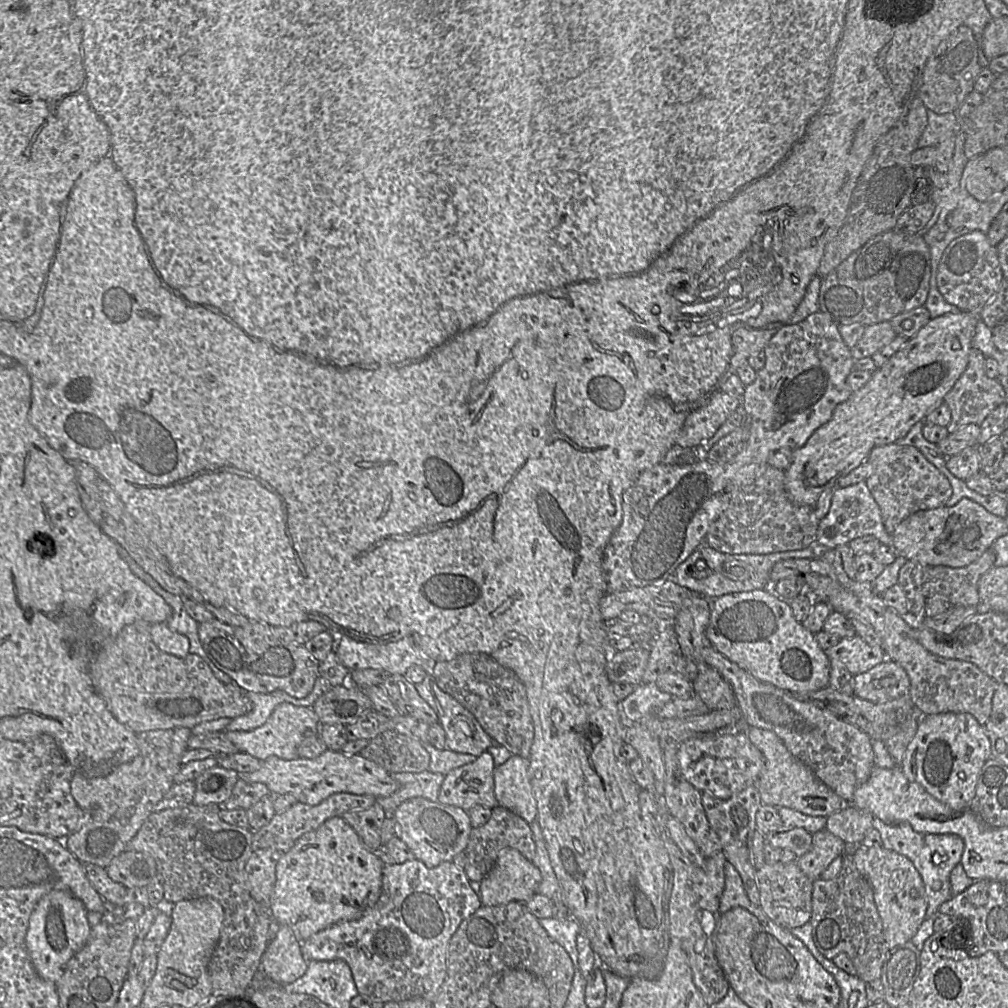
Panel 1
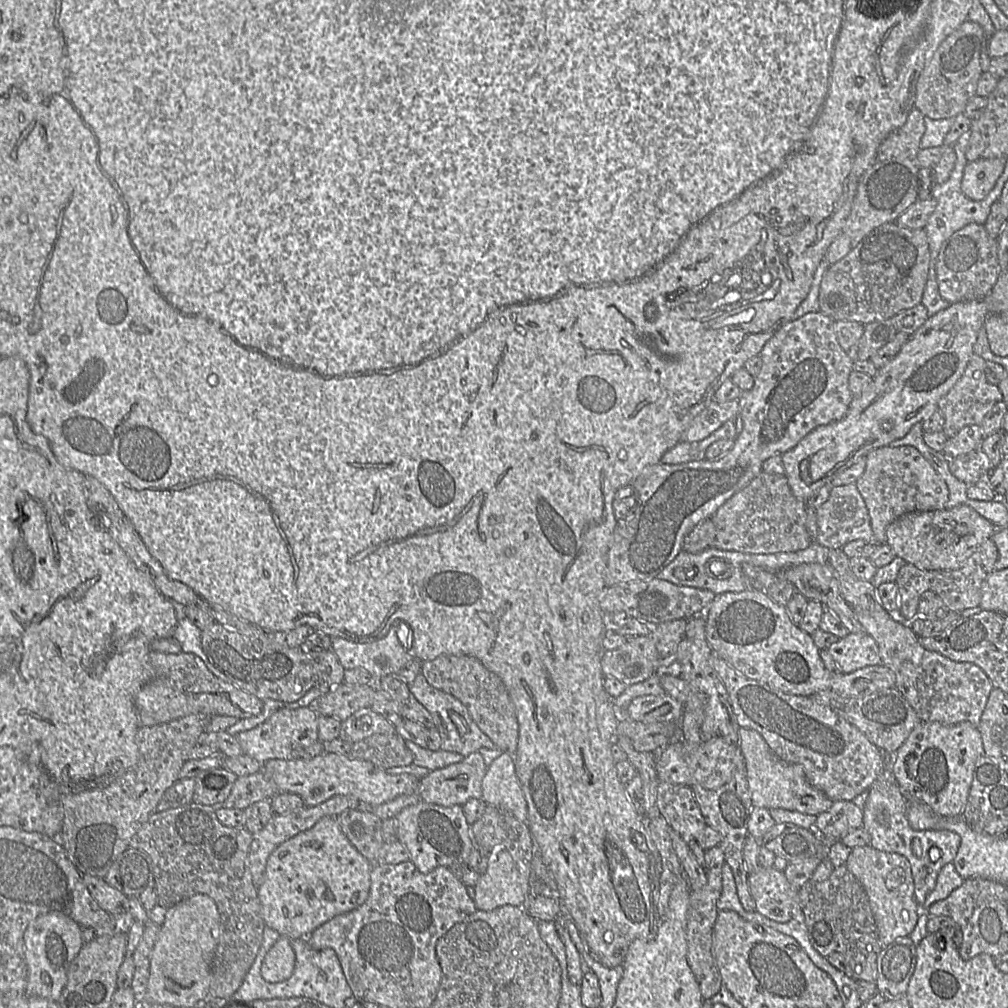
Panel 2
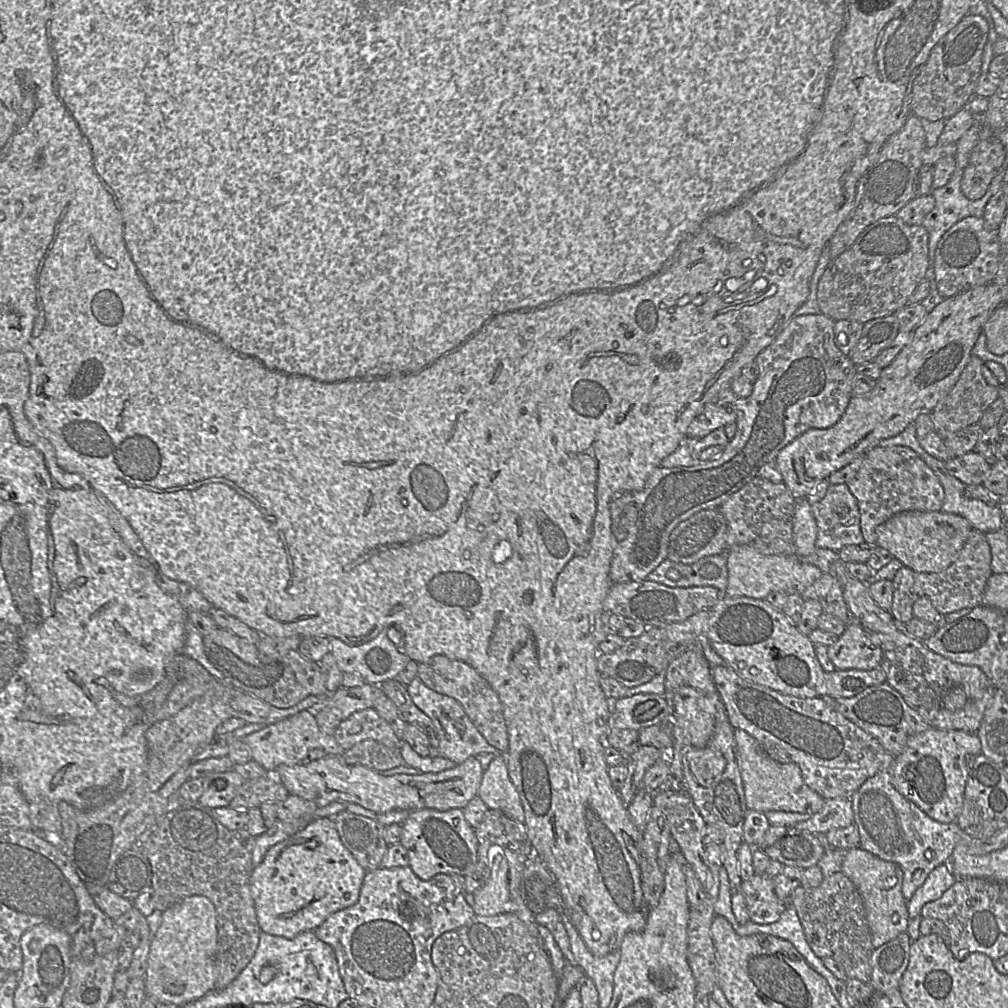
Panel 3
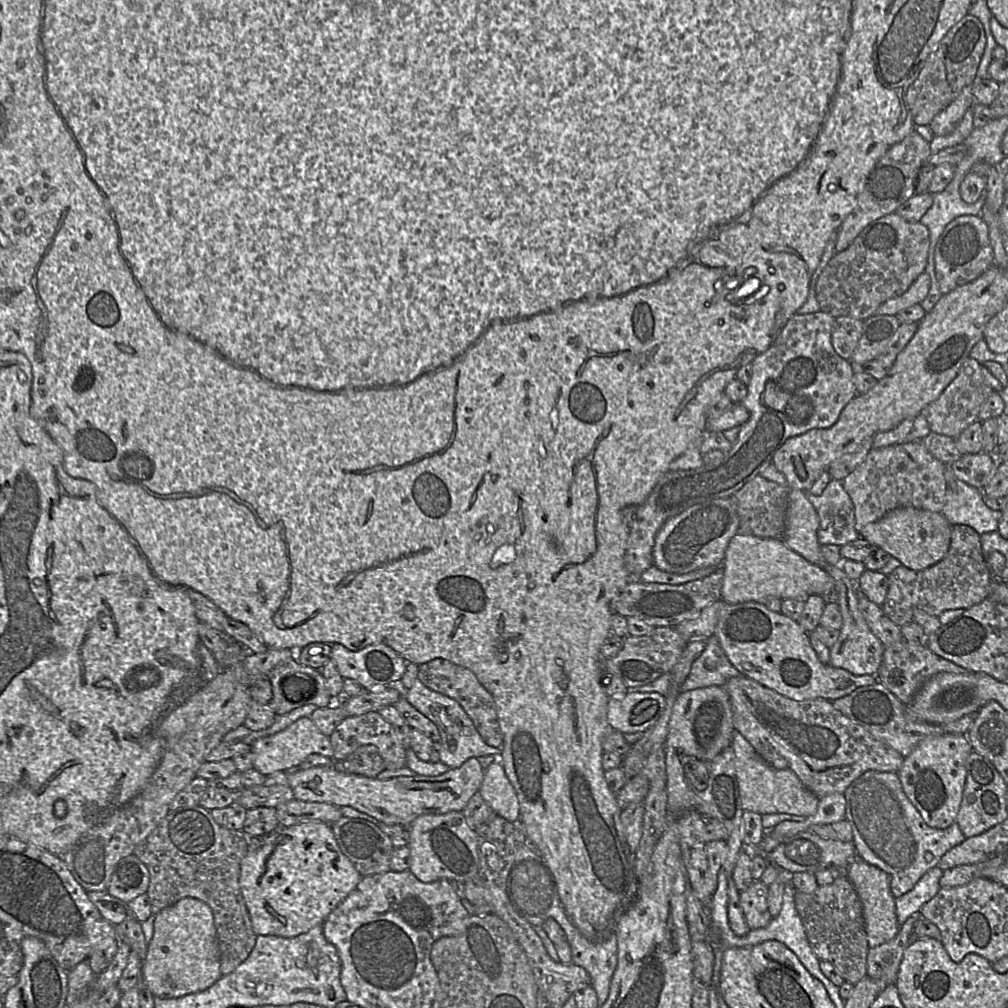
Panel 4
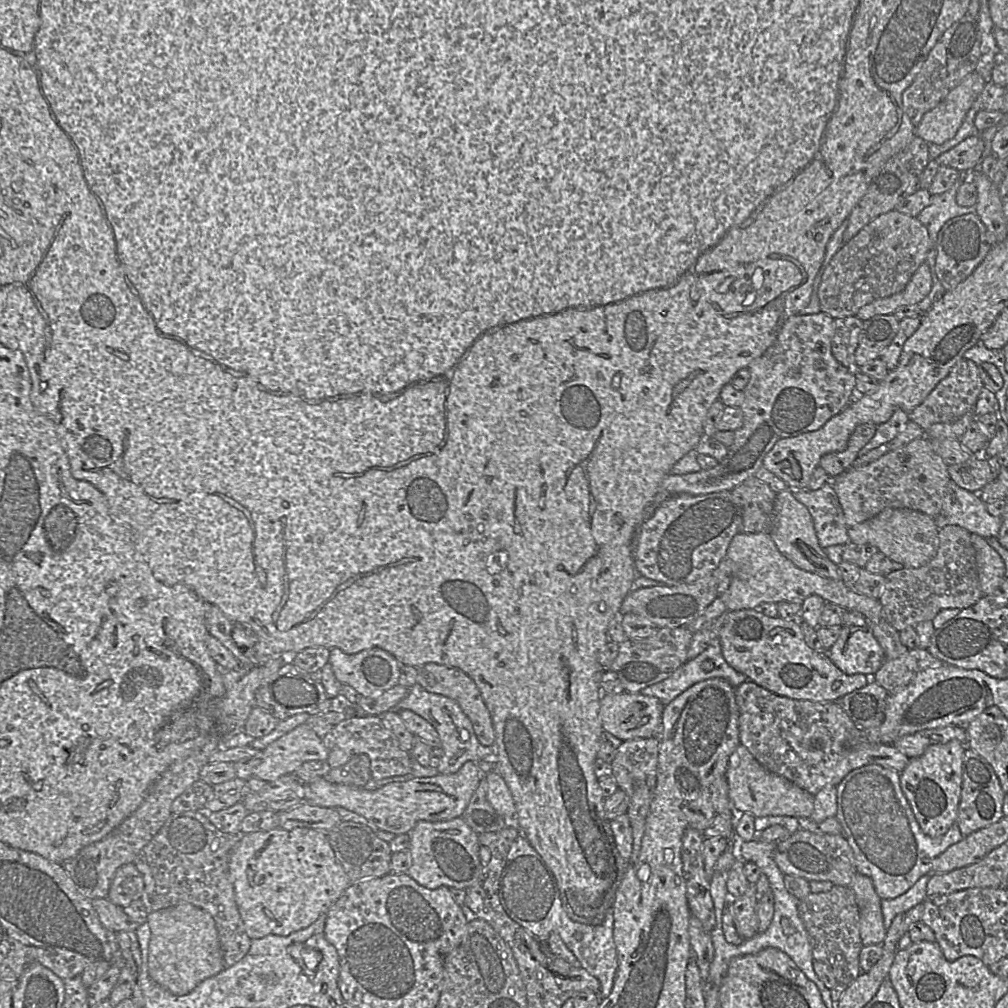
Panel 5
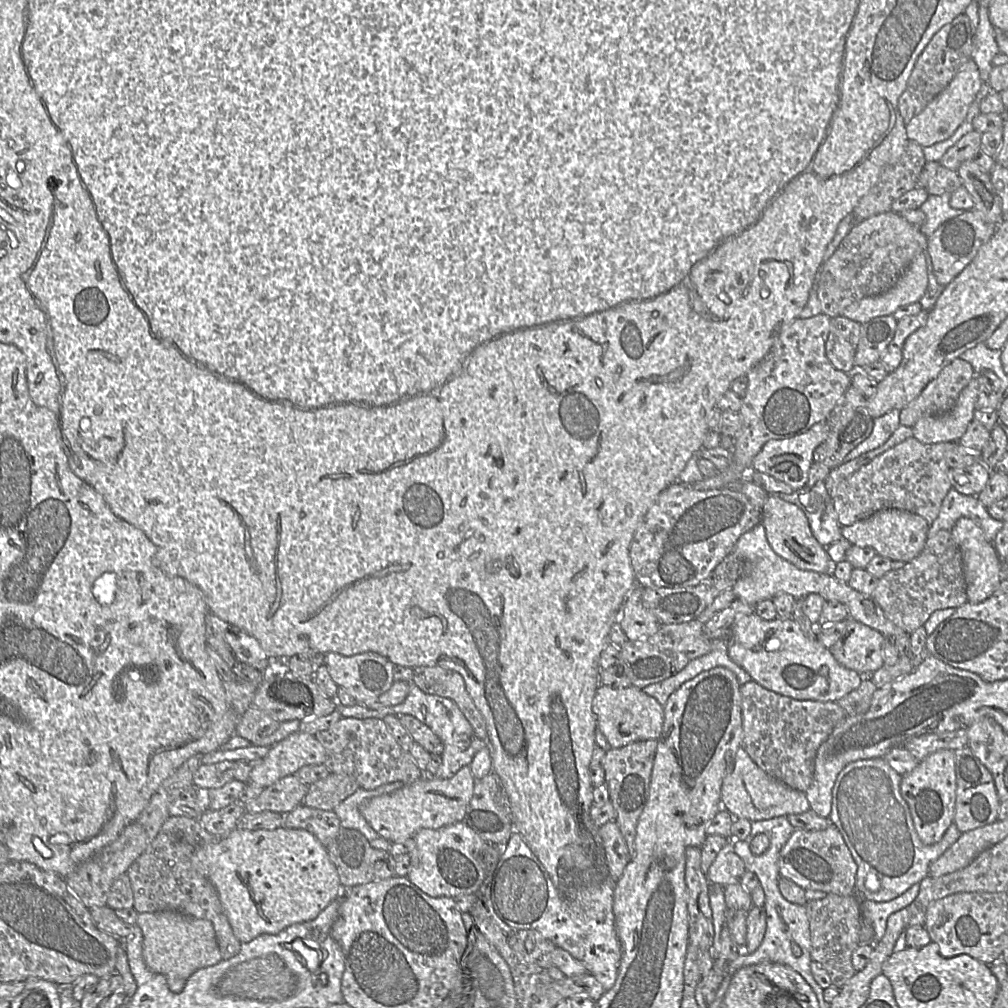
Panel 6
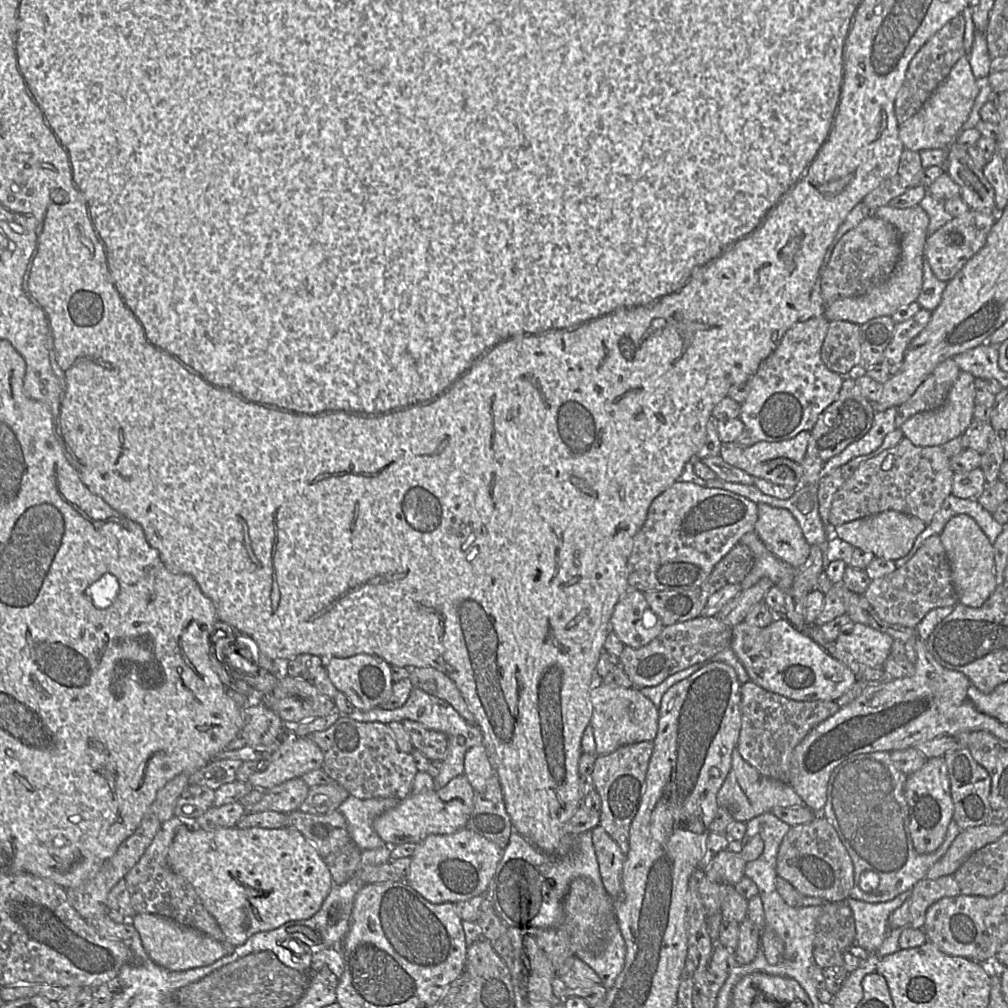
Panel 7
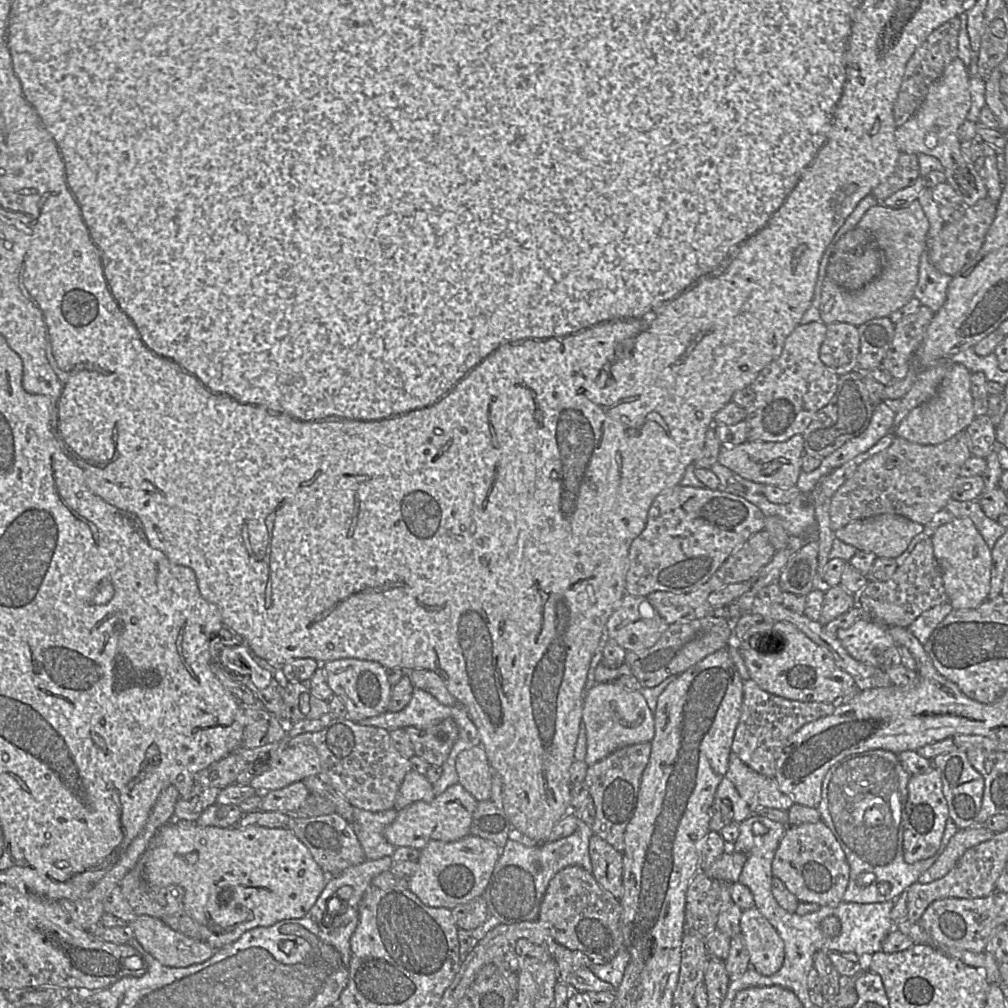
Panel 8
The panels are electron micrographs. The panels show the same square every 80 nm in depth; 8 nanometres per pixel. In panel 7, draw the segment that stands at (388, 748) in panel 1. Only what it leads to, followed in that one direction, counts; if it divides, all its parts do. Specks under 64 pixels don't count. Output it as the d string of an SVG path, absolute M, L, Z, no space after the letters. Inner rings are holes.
M336 782L310 787L299 809L308 814L327 814L338 809L349 796L347 790Z

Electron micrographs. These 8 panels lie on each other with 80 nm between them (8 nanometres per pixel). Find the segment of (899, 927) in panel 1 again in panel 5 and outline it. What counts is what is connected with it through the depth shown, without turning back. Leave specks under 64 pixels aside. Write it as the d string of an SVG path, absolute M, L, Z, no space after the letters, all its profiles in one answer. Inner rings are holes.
M855 873L851 883L860 911L860 936L864 945L883 944L887 929L877 894L870 877Z

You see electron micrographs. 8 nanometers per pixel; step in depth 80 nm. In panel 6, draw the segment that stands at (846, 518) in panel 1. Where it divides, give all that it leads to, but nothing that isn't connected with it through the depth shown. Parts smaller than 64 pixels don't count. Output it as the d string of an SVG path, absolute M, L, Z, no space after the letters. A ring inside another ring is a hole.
M824 481L817 482L812 488L808 488L805 485L803 488L793 491L791 494L780 493L770 495L776 495L777 497L799 507L808 520L813 537L821 546L826 548L828 545L843 538L841 534L841 525L834 509L833 499L828 494Z

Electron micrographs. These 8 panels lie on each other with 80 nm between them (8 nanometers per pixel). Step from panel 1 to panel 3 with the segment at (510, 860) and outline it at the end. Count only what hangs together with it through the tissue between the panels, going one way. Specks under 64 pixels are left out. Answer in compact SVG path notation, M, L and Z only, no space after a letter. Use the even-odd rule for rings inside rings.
M496 855L489 878L473 893L475 915L492 916L518 910L518 905L511 901L508 873L509 865L505 856Z

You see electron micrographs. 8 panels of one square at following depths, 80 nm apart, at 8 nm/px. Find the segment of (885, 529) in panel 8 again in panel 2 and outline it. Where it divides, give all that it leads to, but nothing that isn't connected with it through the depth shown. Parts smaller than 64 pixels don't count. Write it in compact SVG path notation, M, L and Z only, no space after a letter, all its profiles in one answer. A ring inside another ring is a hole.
M967 505L952 509L910 512L886 528L886 543L897 557L923 570L960 568L976 549L991 539L996 527Z

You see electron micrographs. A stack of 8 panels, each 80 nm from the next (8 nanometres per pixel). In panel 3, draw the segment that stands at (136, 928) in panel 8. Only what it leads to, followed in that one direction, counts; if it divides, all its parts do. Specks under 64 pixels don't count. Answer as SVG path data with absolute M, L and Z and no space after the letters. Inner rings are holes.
M192 895L162 912L162 922L151 938L146 994L165 1004L181 1005L201 998L214 989L217 978L216 909L209 898Z

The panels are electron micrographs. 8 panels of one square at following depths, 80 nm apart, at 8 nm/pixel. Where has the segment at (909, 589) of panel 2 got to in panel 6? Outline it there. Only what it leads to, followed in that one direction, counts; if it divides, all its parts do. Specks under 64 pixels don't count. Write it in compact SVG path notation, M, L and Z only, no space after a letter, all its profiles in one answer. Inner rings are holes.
M940 530L934 536L927 538L922 551L913 560L905 563L899 569L892 569L878 579L877 586L871 594L879 604L884 615L907 634L923 626L930 615L939 609L957 609L968 602L964 566L959 547L951 536L950 530Z

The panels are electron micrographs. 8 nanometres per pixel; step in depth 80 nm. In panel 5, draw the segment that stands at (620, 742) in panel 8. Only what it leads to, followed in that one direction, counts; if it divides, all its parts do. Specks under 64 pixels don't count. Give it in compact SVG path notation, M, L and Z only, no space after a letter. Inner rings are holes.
M624 691L621 694L602 694L599 718L603 730L620 741L638 738L659 737L662 732L662 712L664 705L652 696Z

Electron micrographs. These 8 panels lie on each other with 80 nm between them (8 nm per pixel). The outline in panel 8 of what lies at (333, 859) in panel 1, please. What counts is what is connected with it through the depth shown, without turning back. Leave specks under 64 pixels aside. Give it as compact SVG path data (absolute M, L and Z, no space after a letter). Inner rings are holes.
M170 820L158 829L148 849L142 854L136 865L141 865L141 872L146 882L152 888L164 888L177 885L184 890L184 909L198 924L198 940L207 943L215 950L235 942L241 935L255 927L267 927L285 919L302 918L312 908L318 896L325 887L328 875L321 869L312 857L309 849L287 827L268 828L260 825L237 825L231 827L200 826L196 821Z

